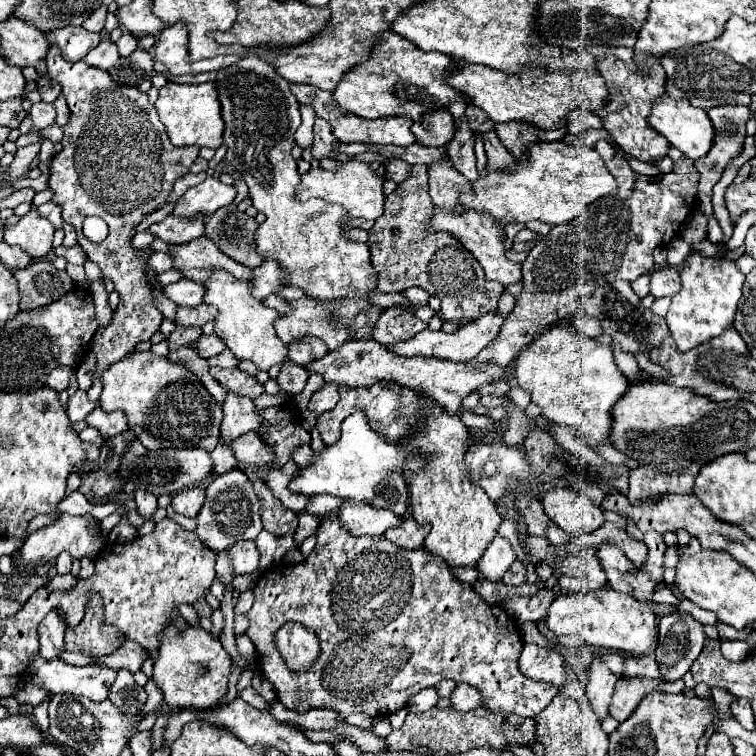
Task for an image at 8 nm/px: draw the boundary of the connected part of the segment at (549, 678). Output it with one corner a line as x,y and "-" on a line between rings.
525,644
523,654
519,658
519,668
525,676
533,680
543,680
549,684
557,684
559,688
567,680
567,672
563,668
563,656
549,648
539,648
535,644

